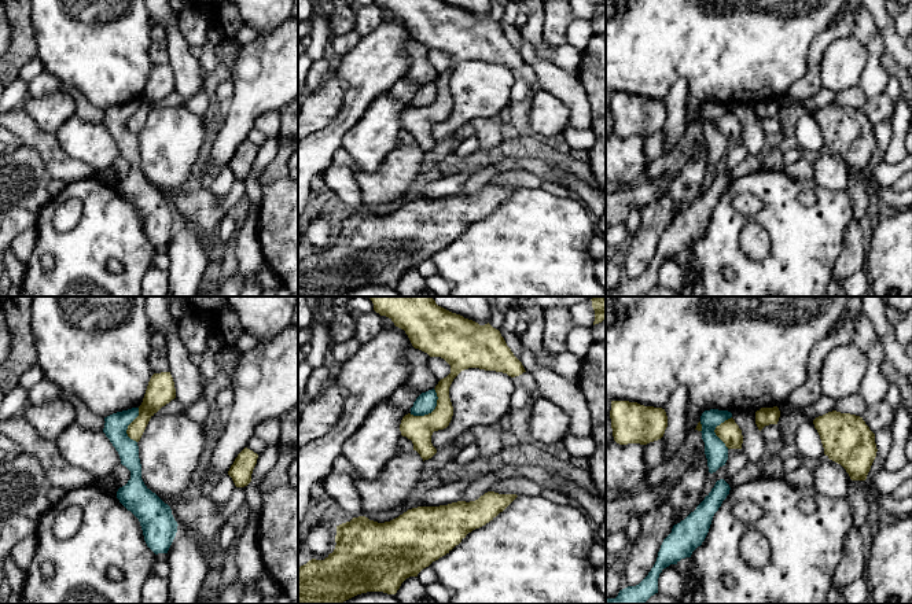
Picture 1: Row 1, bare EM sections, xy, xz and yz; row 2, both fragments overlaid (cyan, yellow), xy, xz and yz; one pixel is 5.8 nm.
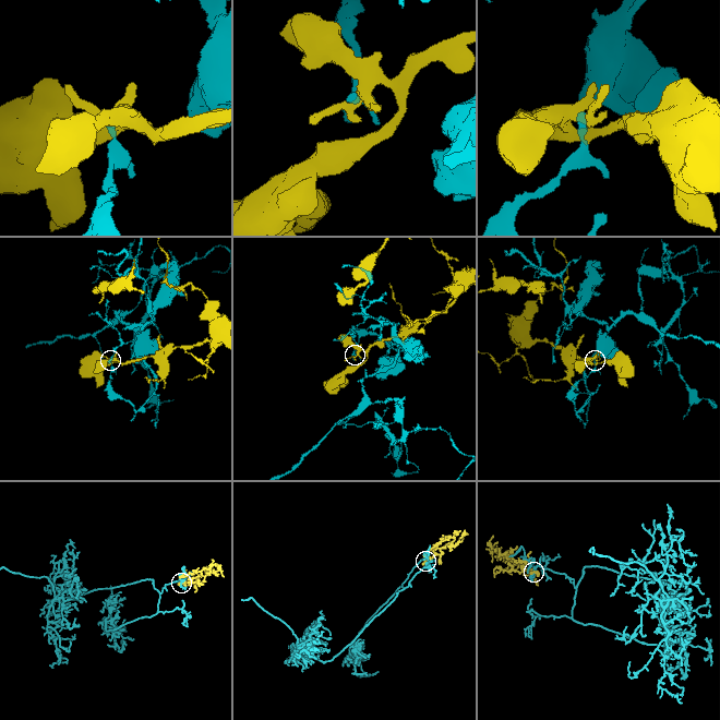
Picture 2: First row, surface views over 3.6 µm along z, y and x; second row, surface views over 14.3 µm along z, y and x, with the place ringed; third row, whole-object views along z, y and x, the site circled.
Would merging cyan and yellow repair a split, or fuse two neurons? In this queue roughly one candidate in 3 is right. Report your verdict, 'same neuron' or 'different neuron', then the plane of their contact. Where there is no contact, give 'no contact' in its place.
different neuron; contact in xz

